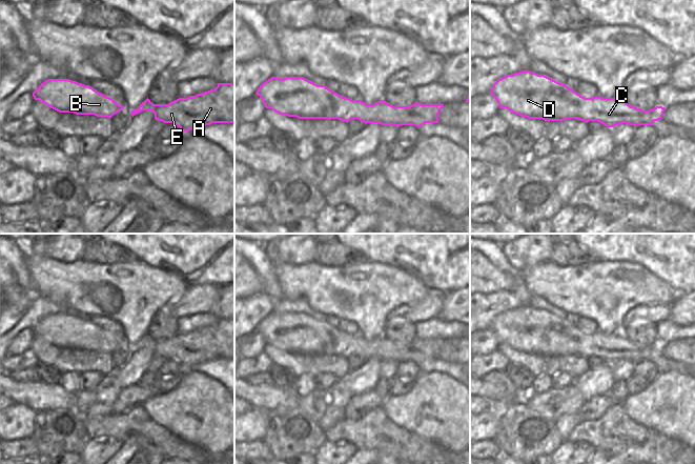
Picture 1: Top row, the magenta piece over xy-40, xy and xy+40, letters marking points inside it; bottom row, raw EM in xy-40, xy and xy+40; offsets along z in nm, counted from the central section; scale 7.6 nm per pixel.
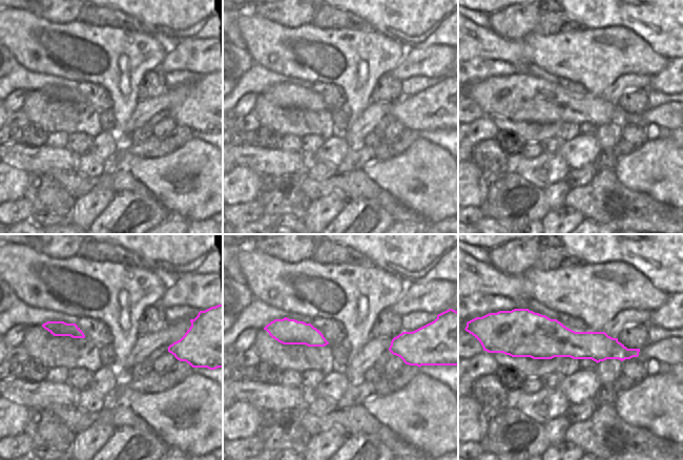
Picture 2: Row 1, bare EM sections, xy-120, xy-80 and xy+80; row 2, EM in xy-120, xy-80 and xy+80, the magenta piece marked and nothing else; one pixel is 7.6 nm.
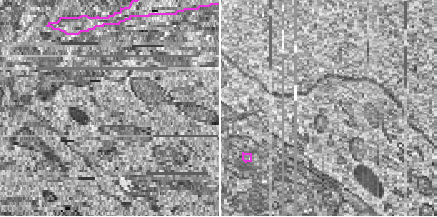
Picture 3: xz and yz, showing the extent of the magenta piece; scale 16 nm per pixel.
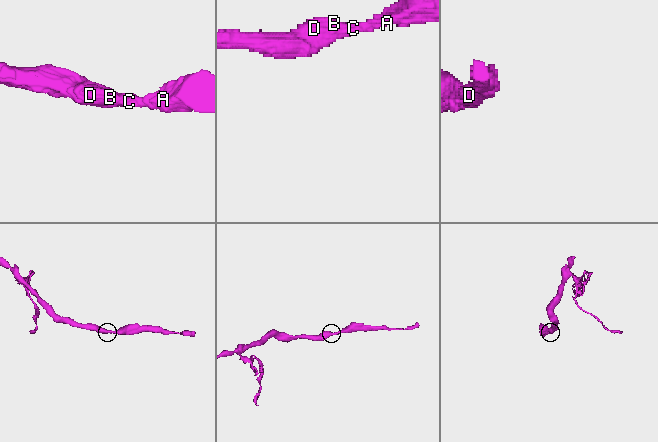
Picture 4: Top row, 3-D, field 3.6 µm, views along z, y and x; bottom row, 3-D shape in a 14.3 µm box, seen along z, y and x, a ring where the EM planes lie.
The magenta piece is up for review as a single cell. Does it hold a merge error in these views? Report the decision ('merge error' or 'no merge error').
no merge error

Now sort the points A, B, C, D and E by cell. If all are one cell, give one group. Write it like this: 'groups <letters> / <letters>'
groups A B C D E

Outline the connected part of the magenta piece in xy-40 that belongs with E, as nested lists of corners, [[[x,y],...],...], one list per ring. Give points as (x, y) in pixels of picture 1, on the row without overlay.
[[[218,319],[214,325],[179,334],[168,340],[154,340],[148,334],[131,351],[151,346],[155,355],[172,359],[182,367],[189,367],[212,359],[234,359],[234,319]]]

